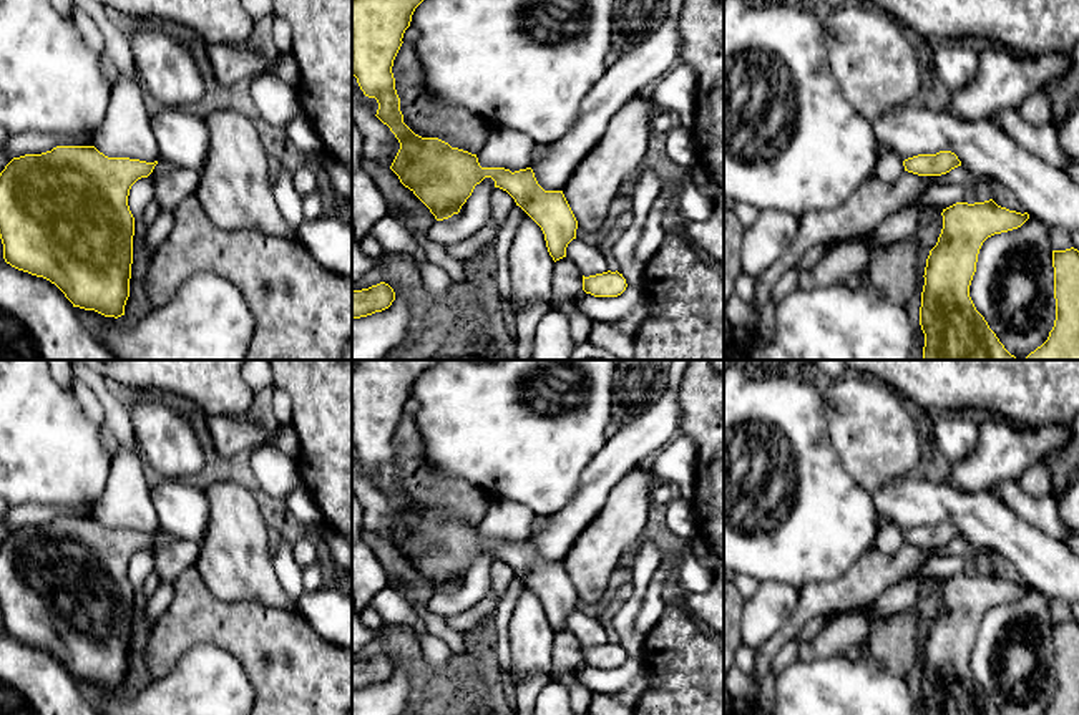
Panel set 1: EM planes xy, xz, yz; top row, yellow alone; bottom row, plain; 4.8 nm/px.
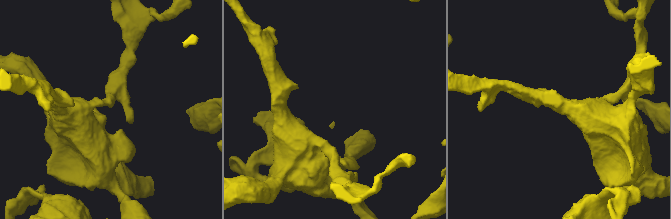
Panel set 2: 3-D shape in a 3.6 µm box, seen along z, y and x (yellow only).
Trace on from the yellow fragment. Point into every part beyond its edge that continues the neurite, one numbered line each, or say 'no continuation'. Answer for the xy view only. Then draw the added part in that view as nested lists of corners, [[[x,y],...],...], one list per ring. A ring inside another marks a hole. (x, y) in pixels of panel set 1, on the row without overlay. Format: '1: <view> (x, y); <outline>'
no continuation

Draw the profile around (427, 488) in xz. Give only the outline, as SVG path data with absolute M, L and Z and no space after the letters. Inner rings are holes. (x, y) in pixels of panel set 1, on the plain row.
M403 413L392 438L403 494L422 509L438 509L476 526L491 496L471 483L443 476L423 461L423 445L413 415Z

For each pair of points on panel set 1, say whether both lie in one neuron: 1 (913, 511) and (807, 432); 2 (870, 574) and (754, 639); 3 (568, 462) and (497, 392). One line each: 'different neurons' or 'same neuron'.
1: different neurons
2: different neurons
3: same neuron

